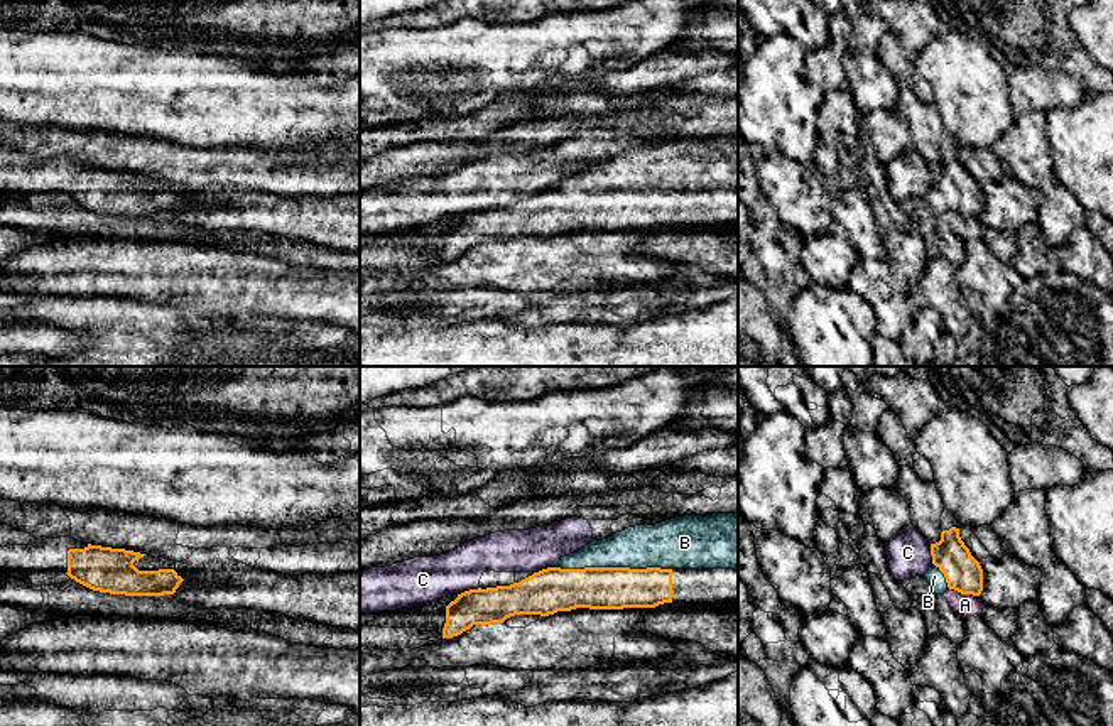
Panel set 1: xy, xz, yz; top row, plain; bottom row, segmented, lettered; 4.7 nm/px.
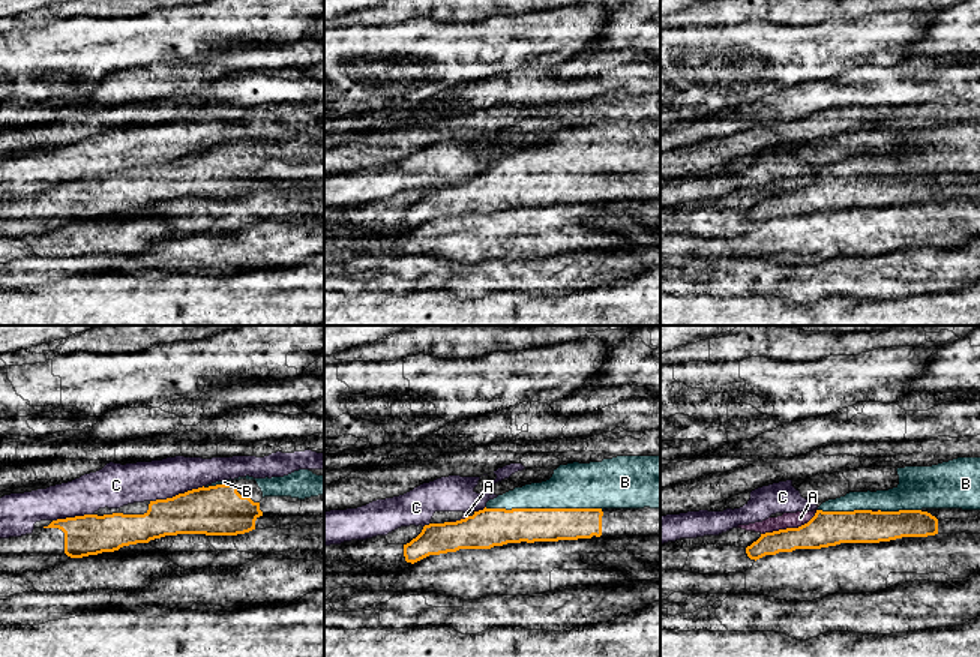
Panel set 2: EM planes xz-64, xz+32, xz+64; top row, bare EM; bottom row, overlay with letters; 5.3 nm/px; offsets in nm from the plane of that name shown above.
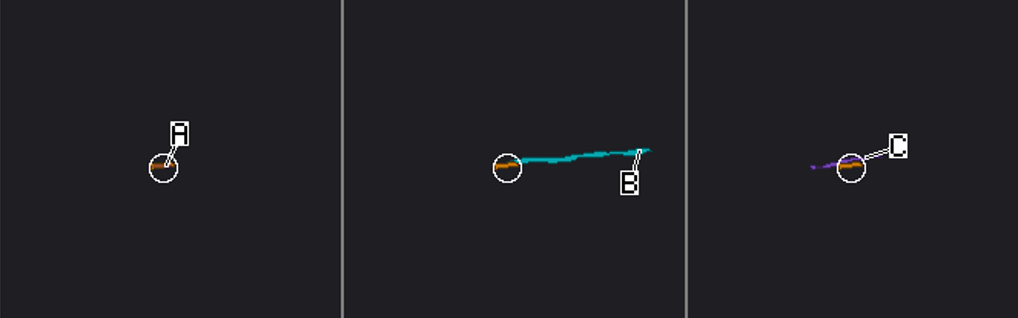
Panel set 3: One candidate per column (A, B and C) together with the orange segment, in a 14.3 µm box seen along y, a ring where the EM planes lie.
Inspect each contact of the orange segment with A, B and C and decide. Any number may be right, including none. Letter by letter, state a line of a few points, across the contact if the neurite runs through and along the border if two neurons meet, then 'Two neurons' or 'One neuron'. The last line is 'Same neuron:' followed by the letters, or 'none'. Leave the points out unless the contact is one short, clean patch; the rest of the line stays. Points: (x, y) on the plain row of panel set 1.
A: Two neurons
B: One neuron
C: Two neurons
Same neuron: B

